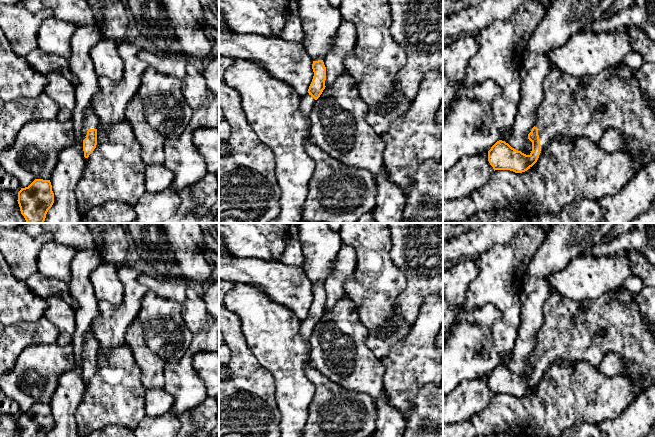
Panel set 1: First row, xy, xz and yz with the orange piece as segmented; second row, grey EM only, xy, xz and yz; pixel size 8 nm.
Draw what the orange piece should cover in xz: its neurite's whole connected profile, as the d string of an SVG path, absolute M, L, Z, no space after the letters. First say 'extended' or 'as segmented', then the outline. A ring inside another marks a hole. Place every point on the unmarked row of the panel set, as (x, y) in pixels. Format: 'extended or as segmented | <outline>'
extended | M323 284L313 285L312 293L314 296L312 306L309 310L308 317L301 322L300 327L300 334L309 346L313 329L326 311L326 291Z

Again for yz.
extended | M621 287L598 299L576 301L551 293L543 305L544 324L539 331L535 350L528 358L532 366L529 379L497 365L488 375L488 385L495 394L522 397L538 384L546 369L559 359L583 360L597 367L607 353L618 354L623 362L623 377L638 386L639 394L655 385L655 338L645 326L639 307L631 294Z

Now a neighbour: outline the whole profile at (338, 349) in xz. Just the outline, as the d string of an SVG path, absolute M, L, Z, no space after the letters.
M345 294L315 325L310 337L310 363L343 389L365 393L376 403L384 389L386 369L367 346L367 335L355 304Z

